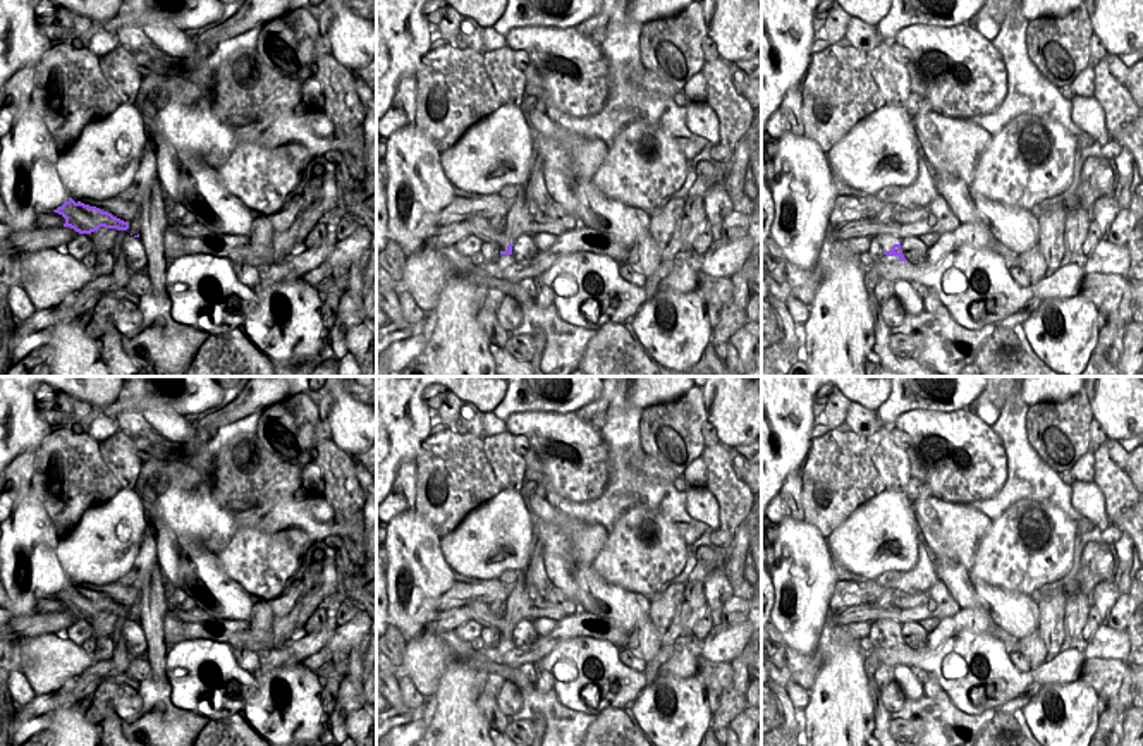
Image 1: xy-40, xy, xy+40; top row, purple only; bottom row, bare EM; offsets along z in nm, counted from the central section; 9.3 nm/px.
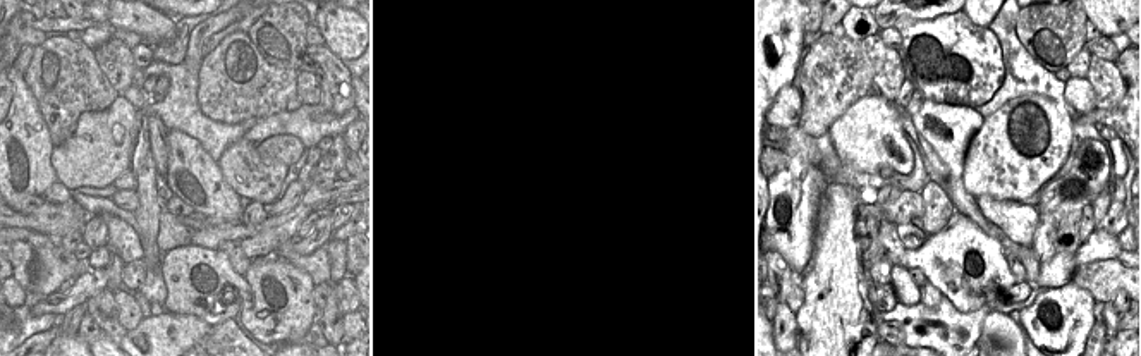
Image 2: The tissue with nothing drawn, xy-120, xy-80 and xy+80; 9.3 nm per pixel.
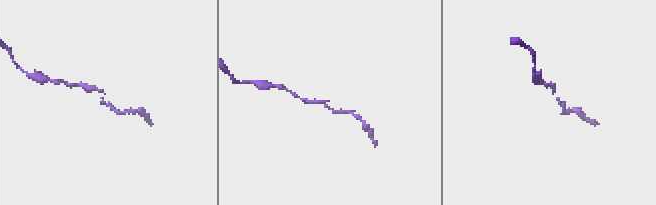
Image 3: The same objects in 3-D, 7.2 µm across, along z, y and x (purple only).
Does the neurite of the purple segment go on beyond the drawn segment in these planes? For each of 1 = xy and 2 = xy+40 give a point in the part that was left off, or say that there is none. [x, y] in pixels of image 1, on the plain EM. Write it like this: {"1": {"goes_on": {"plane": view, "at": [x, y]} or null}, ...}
{"1": {"goes_on": null}, "2": {"goes_on": null}}

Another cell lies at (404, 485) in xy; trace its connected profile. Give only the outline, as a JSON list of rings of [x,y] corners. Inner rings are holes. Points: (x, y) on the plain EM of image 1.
[[[416,461],[399,464],[388,497],[376,507],[376,519],[387,523],[406,511],[416,511]]]

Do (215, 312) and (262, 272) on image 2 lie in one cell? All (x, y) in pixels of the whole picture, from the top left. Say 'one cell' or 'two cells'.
two cells

